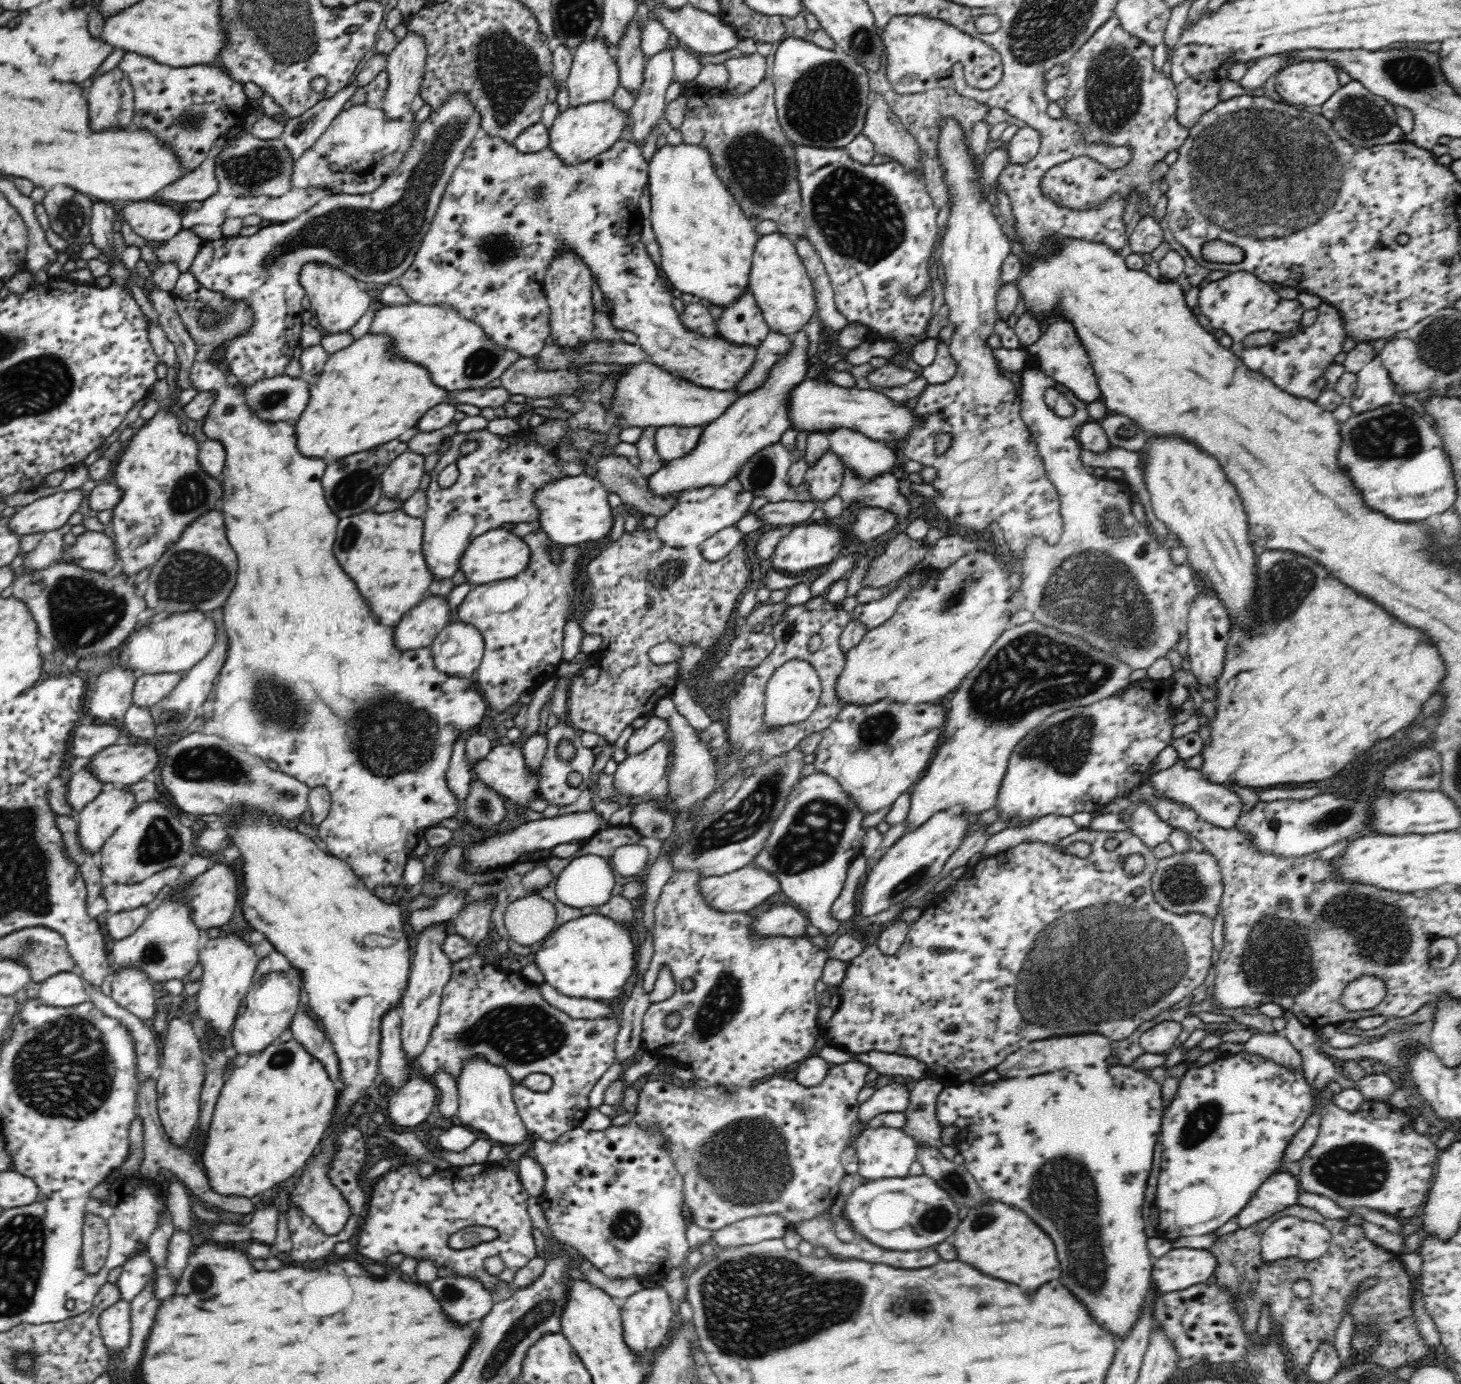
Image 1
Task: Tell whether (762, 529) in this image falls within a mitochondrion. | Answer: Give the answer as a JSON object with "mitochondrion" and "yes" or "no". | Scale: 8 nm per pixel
{"mitochondrion":"no"}

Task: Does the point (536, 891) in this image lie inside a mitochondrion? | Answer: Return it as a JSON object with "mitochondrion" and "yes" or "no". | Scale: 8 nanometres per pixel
{"mitochondrion":"no"}

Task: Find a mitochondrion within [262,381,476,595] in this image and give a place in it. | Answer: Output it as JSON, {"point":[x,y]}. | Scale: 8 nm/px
{"point":[352,490]}

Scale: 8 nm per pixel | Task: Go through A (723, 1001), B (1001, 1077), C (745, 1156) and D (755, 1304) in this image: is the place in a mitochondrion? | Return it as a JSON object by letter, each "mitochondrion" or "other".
{"A":"mitochondrion","B":"other","C":"mitochondrion","D":"mitochondrion"}

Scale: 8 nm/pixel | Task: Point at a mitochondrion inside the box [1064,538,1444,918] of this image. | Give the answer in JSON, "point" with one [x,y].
{"point":[1282,594]}

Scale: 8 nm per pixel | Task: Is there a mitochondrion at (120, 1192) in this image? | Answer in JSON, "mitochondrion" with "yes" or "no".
{"mitochondrion":"no"}

